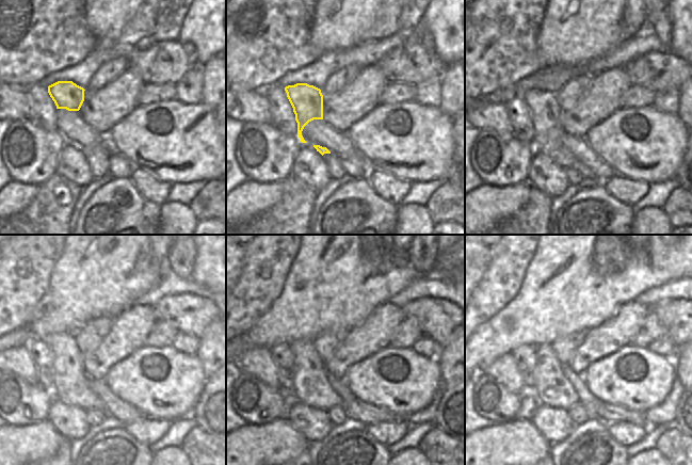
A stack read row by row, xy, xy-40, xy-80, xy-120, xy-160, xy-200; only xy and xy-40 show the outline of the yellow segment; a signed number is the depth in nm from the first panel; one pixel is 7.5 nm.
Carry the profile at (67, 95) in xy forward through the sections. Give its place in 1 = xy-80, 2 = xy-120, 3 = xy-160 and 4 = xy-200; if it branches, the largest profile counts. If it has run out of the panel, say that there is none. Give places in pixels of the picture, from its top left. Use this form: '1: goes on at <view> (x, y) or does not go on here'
1: goes on at xy-80 (544, 107)
2: goes on at xy-120 (71, 386)
3: goes on at xy-160 (310, 384)
4: goes on at xy-200 (551, 388)

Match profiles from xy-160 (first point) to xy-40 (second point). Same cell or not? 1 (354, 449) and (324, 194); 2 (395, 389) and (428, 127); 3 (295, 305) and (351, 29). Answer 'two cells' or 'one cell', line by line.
1: two cells
2: one cell
3: one cell

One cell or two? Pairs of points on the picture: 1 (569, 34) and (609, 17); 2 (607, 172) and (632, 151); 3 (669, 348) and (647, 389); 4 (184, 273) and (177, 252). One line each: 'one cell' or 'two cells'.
1: one cell
2: two cells
3: two cells
4: one cell

